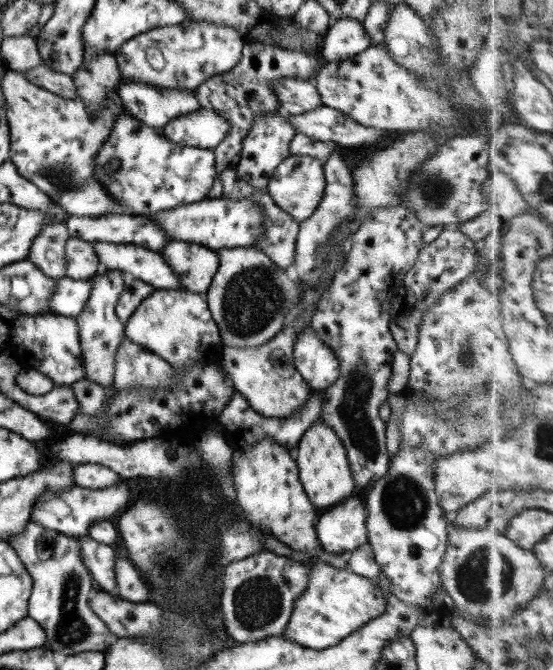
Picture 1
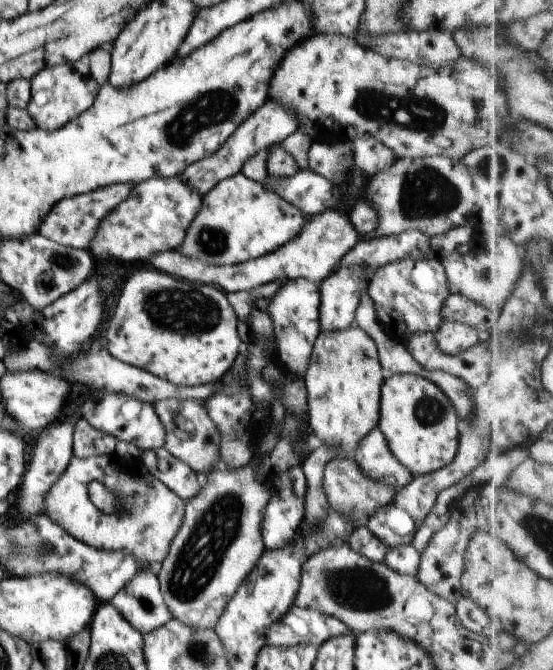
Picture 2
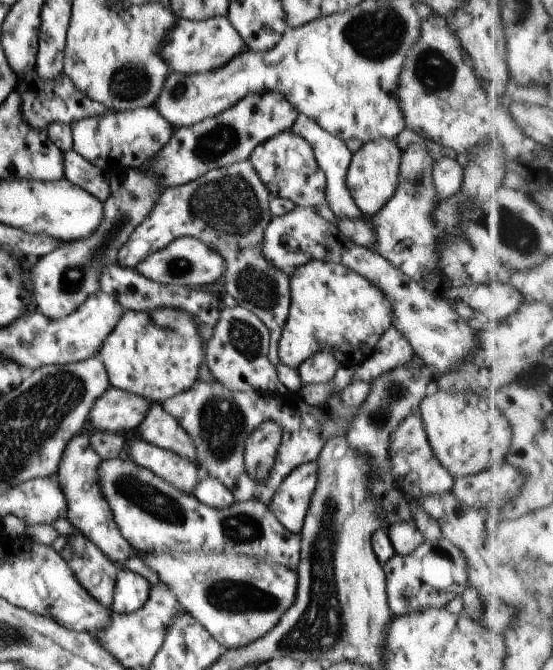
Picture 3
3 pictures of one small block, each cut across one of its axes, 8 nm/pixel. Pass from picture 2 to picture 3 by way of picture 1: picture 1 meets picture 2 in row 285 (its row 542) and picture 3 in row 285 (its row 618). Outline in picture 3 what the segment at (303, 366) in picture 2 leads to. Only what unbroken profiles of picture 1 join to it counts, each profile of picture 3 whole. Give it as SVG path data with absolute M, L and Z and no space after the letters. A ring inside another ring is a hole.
M308 261L298 266L290 277L289 313L277 349L281 362L291 369L296 370L306 359L322 351L324 347L332 349L332 354L336 358L345 354L348 360L341 364L357 367L374 352L382 333L391 327L391 304L385 294L370 284L369 280L343 264L338 264L337 261Z

